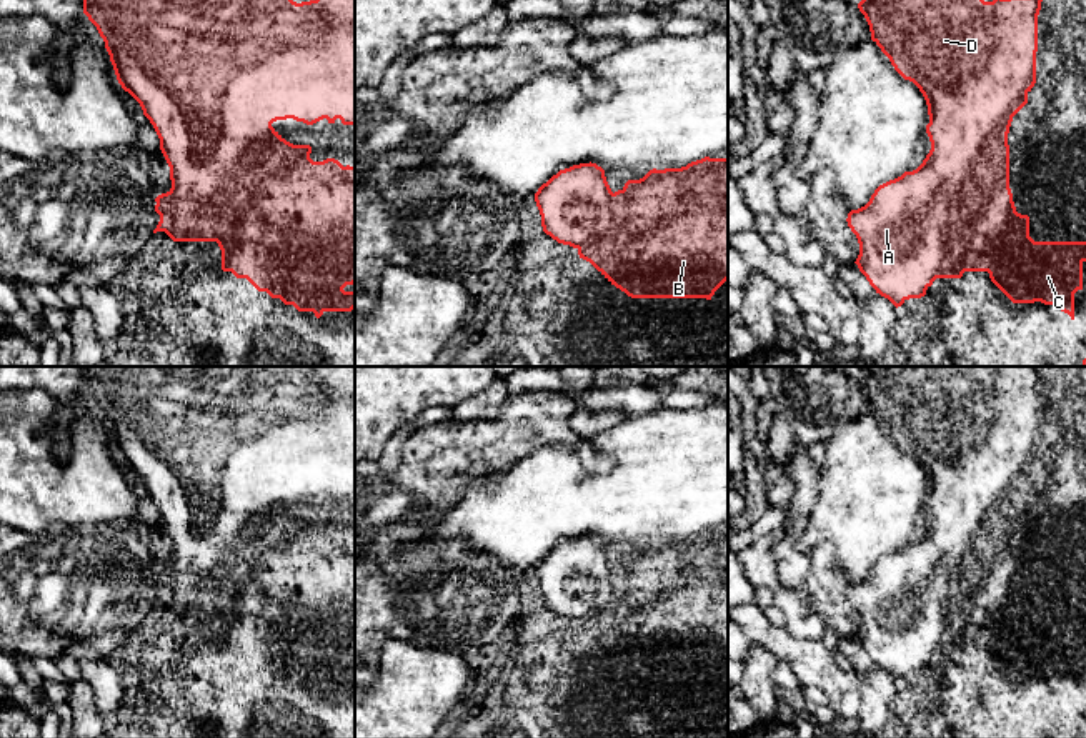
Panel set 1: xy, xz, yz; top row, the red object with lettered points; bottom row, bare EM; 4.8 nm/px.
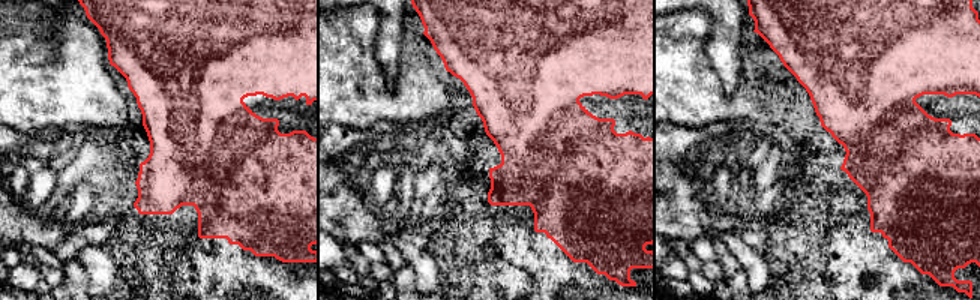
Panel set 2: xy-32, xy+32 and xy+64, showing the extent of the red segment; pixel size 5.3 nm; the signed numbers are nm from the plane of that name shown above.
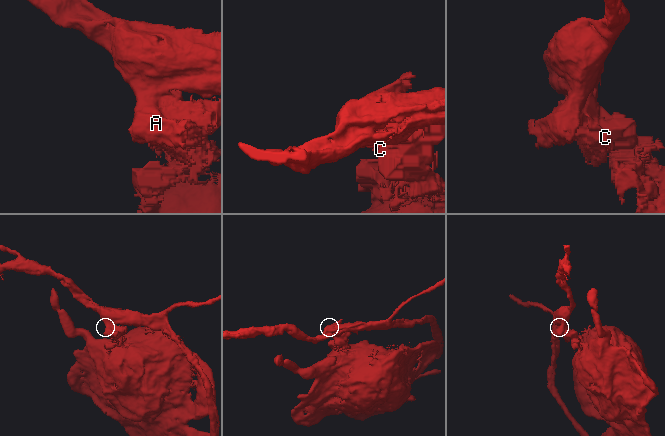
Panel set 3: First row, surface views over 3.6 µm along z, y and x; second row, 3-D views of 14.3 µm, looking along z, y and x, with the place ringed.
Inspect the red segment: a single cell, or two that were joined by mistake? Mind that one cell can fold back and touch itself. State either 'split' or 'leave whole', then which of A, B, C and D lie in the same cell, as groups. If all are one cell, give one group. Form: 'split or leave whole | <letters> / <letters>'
split | A D / B C

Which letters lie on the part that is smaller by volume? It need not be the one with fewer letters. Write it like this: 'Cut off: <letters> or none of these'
Cut off: A, D

